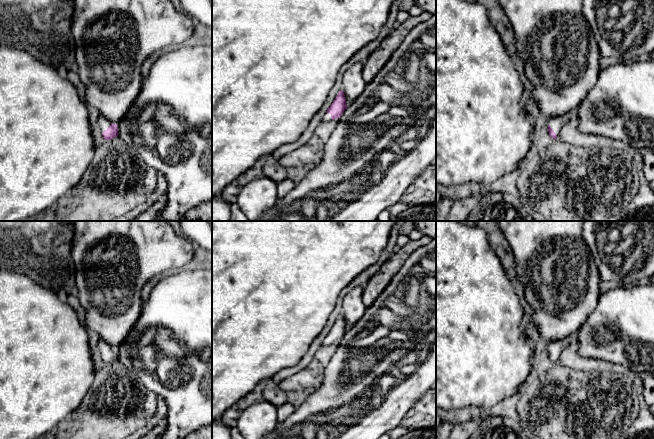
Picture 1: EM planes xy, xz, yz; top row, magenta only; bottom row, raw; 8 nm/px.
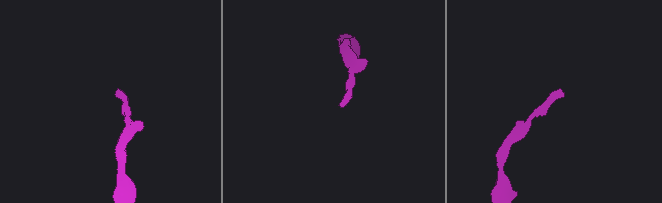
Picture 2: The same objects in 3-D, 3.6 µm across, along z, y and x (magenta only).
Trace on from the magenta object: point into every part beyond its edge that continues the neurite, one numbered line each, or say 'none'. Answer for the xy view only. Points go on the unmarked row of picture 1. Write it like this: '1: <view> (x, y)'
1: xy (103, 346)

